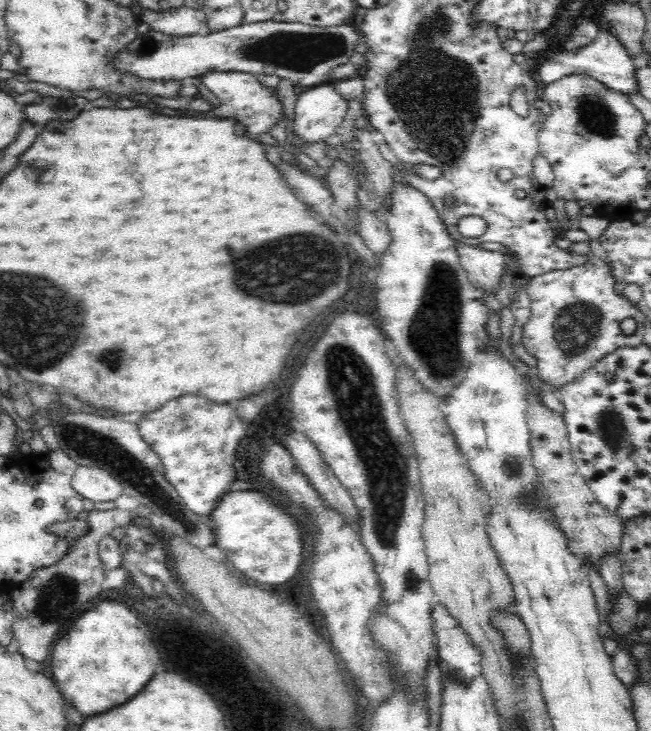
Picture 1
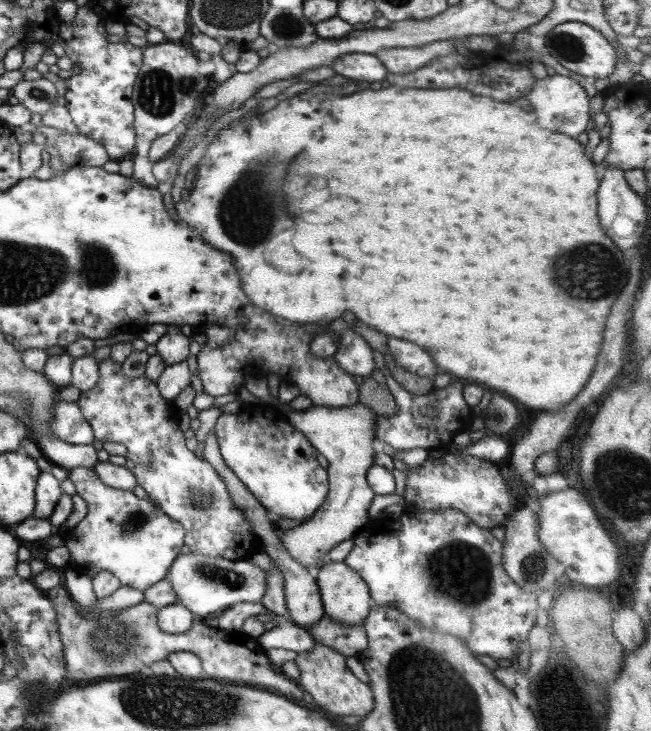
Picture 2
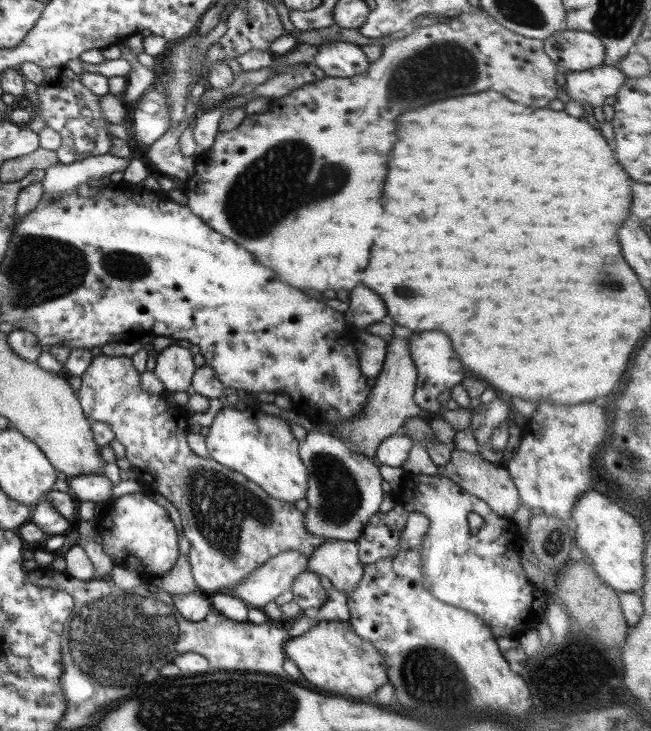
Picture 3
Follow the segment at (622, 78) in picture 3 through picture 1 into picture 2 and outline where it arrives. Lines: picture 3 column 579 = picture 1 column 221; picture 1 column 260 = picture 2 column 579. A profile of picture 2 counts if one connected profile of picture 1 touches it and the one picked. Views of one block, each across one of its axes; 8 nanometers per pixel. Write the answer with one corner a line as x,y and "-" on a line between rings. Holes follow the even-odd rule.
548,76
542,80
536,80
536,84
531,86
530,94
526,94
525,98
532,105
532,112
536,116
536,122
546,128
546,130
554,130
558,134
566,134
566,136
577,137
586,131
590,120
590,99
584,87
570,77

